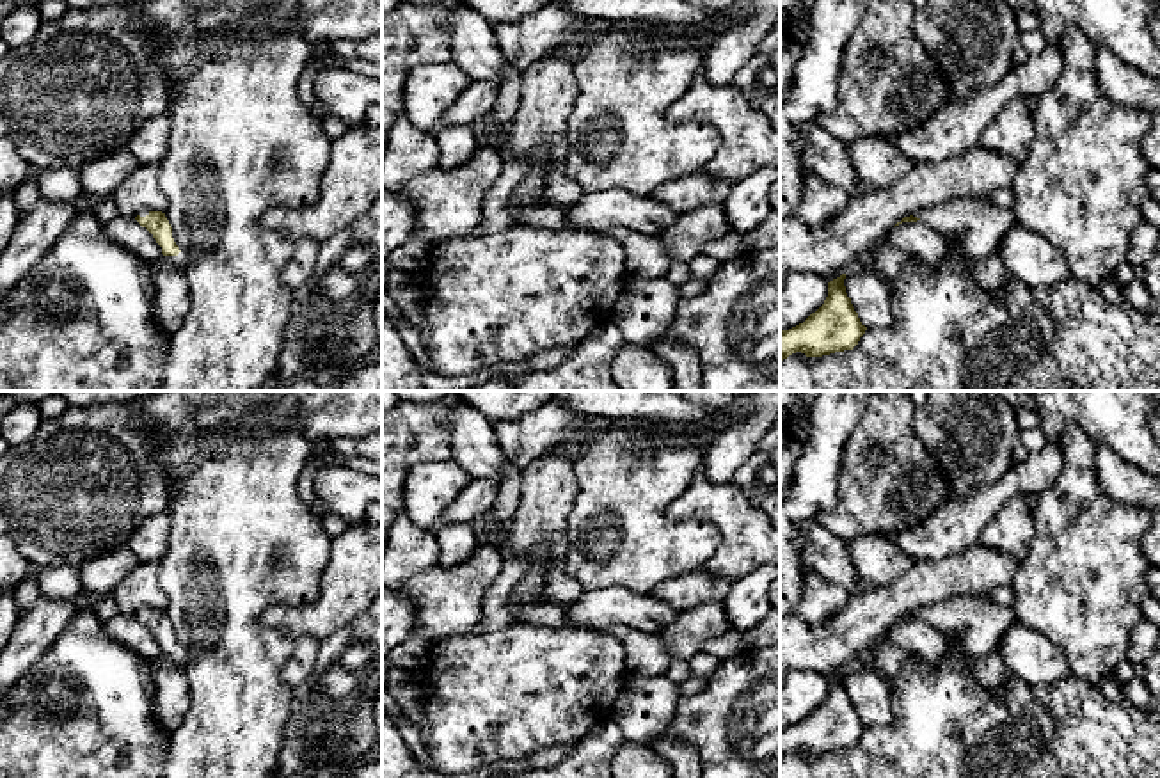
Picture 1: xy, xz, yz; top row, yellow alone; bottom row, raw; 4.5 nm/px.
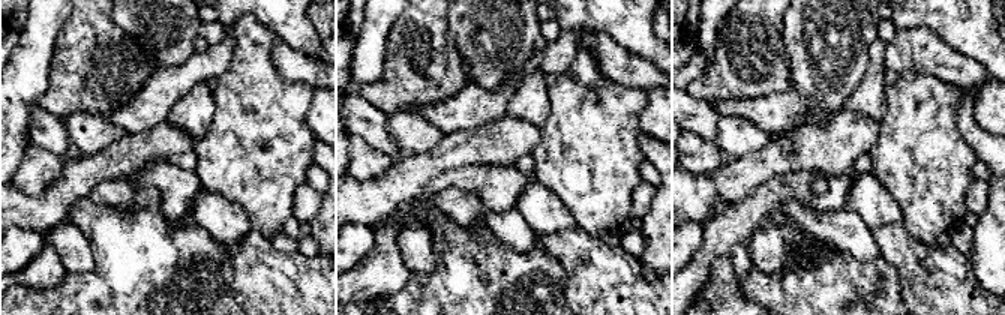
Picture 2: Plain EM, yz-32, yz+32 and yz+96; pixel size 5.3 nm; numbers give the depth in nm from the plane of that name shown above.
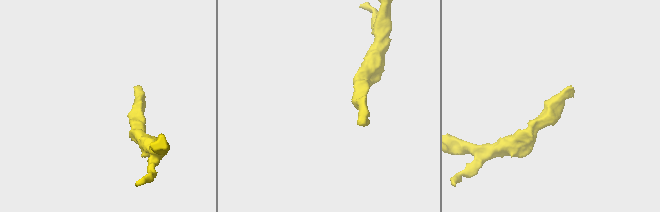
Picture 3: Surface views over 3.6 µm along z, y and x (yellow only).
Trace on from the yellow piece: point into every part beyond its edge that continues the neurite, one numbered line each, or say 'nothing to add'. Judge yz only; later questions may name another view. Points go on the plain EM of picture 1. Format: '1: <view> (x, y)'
1: yz (983, 622)

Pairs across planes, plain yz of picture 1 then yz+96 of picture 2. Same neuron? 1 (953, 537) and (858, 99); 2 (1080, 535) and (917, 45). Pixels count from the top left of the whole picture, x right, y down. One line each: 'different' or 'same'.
1: different
2: different

